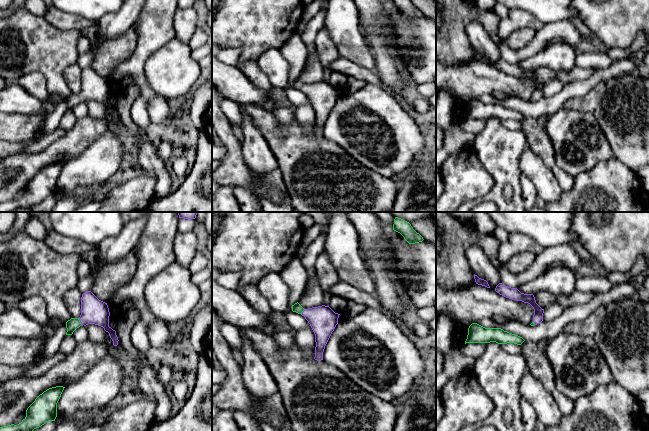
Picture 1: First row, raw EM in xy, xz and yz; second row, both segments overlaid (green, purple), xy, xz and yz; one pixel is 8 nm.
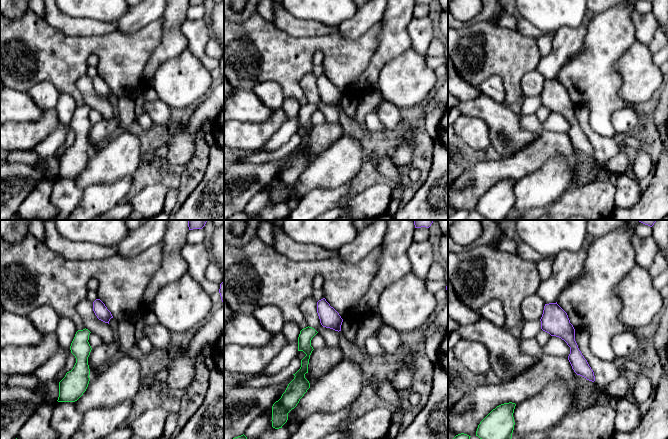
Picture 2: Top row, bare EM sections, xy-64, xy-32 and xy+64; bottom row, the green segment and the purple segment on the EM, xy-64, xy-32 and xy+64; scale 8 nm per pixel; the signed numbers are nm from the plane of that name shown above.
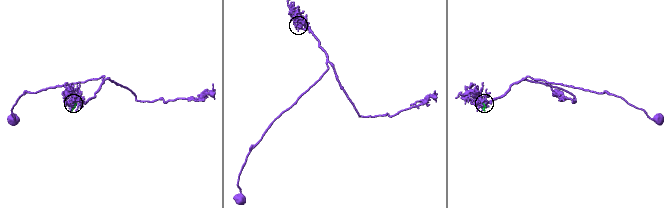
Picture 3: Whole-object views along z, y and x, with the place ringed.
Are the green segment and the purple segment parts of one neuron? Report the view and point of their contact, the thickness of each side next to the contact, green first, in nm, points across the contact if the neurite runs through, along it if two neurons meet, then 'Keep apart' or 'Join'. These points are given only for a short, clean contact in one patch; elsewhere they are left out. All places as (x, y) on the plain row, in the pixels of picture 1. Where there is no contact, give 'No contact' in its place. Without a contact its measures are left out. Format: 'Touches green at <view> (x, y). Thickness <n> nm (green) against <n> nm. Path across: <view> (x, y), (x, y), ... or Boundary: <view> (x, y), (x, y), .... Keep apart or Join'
Touches green at xy (79, 97). Thickness 90 nm (green) against 200 nm. Path across: xy (74, 99), (79, 97), (93, 87). Join

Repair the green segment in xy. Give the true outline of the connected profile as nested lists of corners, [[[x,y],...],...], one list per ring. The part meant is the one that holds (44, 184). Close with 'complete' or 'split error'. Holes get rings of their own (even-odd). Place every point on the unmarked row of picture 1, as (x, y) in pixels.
[[[56,162],[40,170],[27,184],[26,193],[21,199],[0,203],[0,212],[11,212],[17,208],[31,209],[48,197],[57,193],[57,179],[65,163]]]; complete

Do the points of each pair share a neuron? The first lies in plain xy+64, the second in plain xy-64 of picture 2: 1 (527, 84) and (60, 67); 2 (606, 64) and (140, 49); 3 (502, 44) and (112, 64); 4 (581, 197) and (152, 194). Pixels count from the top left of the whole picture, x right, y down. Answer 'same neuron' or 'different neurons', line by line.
1: different neurons
2: different neurons
3: same neuron
4: same neuron

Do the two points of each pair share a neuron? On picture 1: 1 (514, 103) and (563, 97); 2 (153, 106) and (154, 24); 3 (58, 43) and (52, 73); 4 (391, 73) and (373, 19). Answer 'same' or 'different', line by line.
1: same
2: different
3: same
4: same

